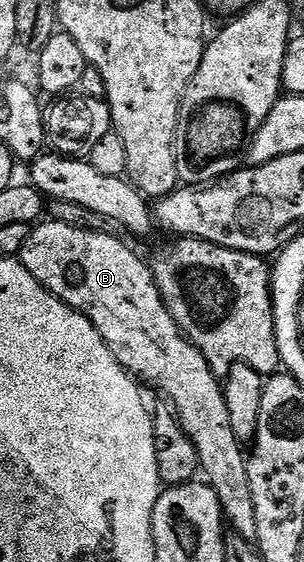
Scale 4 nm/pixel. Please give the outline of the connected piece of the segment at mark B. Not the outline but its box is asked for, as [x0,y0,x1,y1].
[18,218,258,542]

